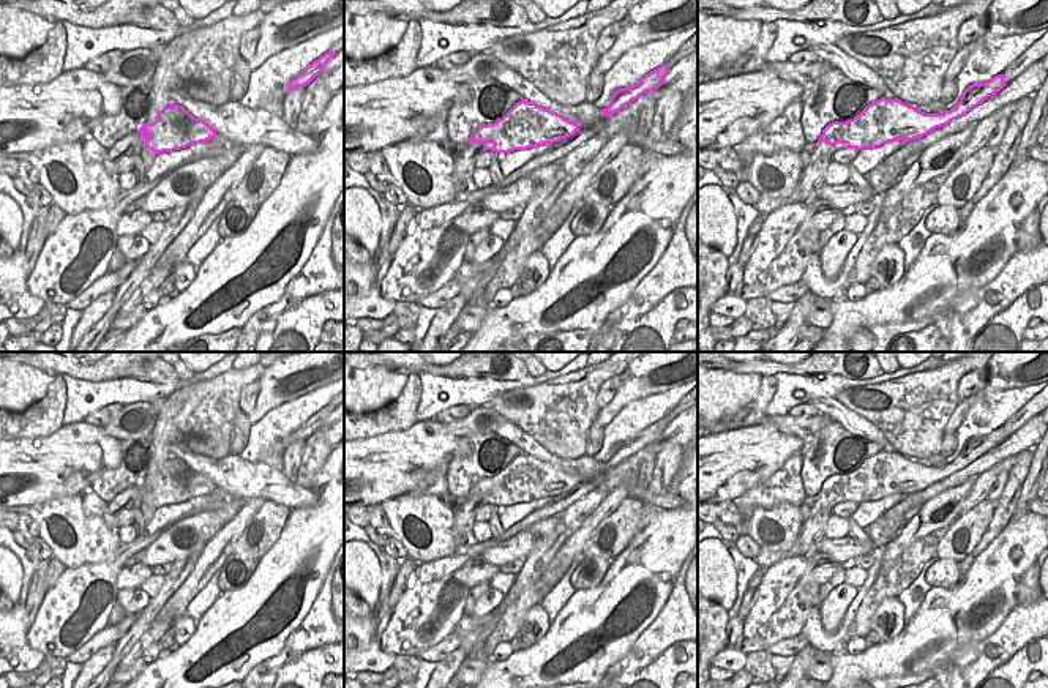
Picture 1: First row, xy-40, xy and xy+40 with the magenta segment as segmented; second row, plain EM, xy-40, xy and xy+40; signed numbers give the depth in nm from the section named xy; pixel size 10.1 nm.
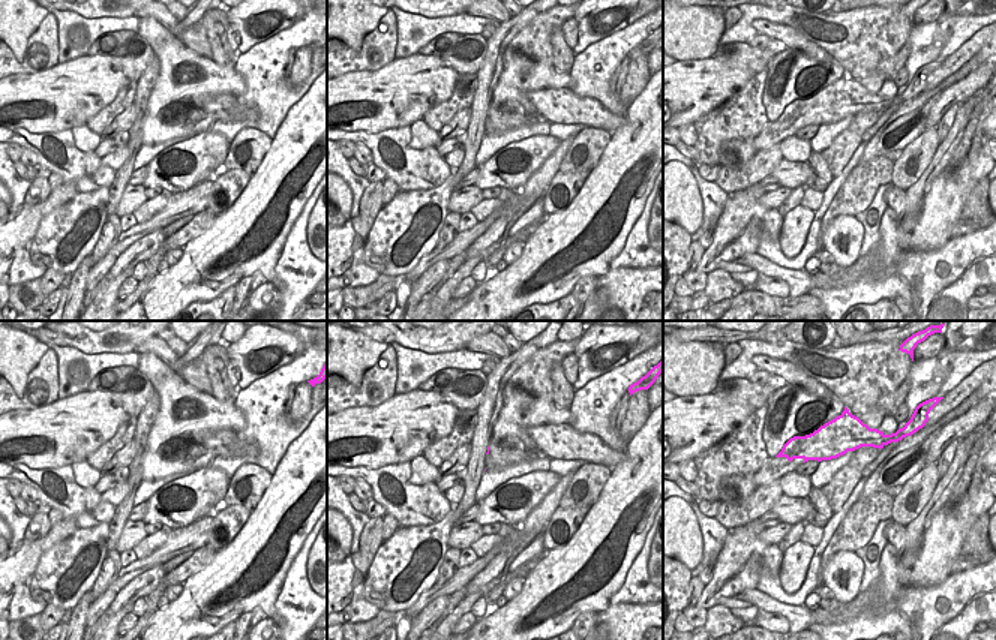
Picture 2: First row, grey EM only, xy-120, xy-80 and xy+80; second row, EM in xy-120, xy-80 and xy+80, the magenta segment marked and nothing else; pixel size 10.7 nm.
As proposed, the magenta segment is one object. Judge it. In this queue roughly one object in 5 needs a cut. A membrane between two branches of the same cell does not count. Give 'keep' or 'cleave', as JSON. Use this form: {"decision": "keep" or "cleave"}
{"decision": "cleave"}

